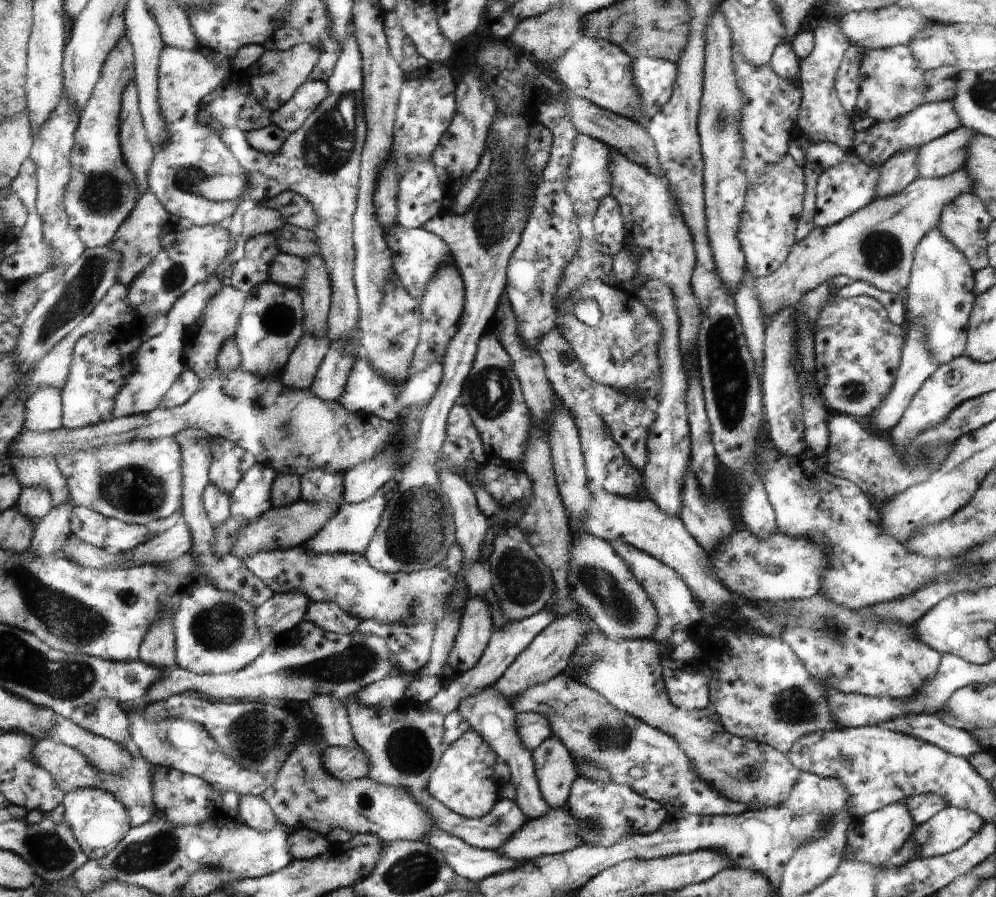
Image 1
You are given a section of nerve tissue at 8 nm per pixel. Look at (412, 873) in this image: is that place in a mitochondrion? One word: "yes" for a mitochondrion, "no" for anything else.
yes

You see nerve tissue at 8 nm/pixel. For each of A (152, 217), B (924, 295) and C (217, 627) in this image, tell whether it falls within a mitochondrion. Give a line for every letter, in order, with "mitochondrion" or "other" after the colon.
A: other
B: mitochondrion
C: mitochondrion

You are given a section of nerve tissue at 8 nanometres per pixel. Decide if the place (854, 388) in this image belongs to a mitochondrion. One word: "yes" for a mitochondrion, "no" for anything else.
yes

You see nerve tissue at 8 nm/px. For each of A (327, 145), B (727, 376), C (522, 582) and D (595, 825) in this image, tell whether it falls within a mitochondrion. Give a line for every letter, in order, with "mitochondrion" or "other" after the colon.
A: mitochondrion
B: mitochondrion
C: mitochondrion
D: mitochondrion

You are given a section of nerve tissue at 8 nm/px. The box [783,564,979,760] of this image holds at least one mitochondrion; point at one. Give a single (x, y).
(832, 629)

